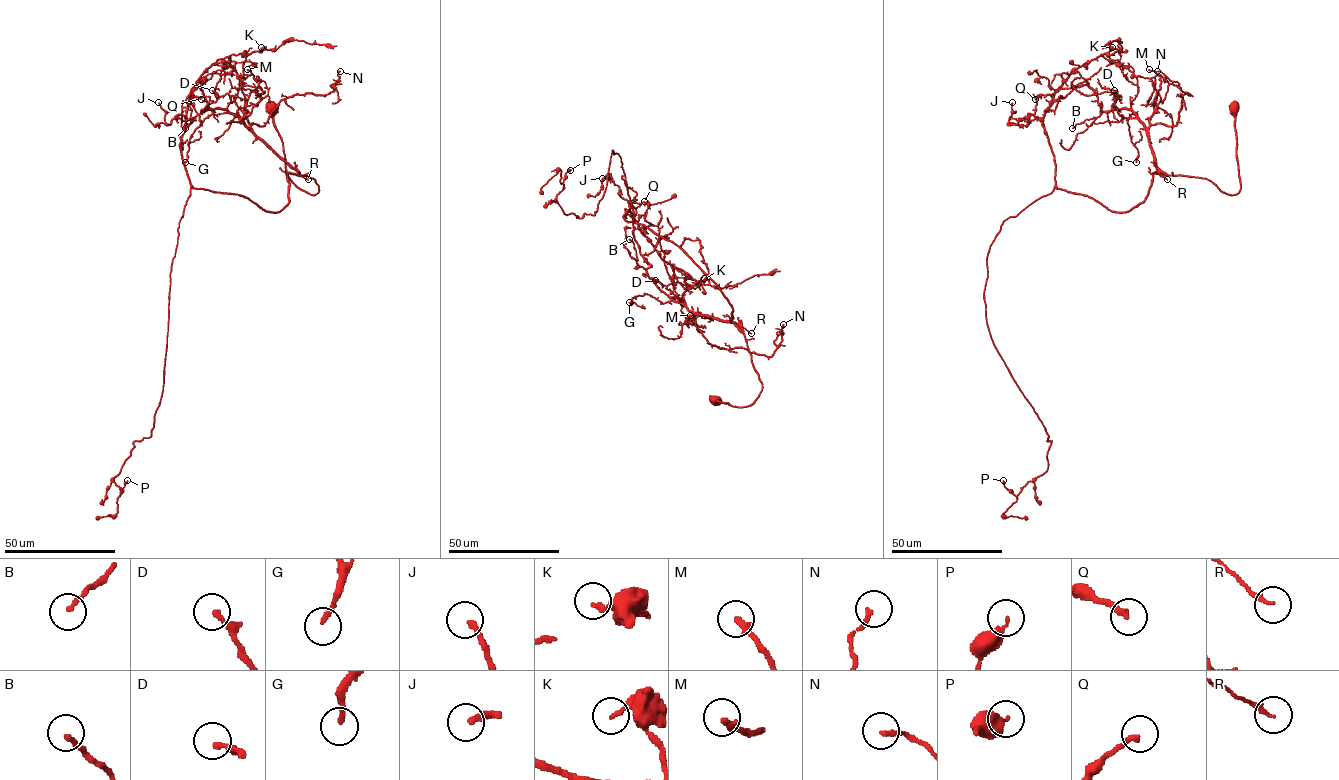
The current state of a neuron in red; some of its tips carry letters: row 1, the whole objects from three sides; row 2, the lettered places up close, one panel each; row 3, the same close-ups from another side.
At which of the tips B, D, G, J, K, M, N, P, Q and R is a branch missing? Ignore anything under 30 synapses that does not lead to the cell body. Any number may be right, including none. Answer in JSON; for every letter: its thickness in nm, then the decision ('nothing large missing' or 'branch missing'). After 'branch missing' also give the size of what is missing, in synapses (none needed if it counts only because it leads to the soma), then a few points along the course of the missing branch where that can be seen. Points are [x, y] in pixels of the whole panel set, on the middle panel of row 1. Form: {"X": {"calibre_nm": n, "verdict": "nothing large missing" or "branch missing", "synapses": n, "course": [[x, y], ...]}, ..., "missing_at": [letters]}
{"B": {"calibre_nm": 180, "verdict": "nothing large missing"}, "D": {"calibre_nm": 240, "verdict": "nothing large missing"}, "G": {"calibre_nm": 170, "verdict": "nothing large missing"}, "J": {"calibre_nm": 240, "verdict": "branch missing", "synapses": 110, "course": [[602, 178], [584, 188], [564, 214], [550, 255], [540, 270], [524, 282], [499, 288], [480, 282]]}, "K": {"calibre_nm": 170, "verdict": "nothing large missing"}, "M": {"calibre_nm": 240, "verdict": "branch missing", "synapses": 30, "course": [[690, 315], [692, 312], [701, 312], [699, 303]]}, "N": {"calibre_nm": 190, "verdict": "nothing large missing"}, "P": {"calibre_nm": 280, "verdict": "nothing large missing"}, "Q": {"calibre_nm": 220, "verdict": "nothing large missing"}, "R": {"calibre_nm": 150, "verdict": "nothing large missing"}, "missing_at": ["J", "M"]}

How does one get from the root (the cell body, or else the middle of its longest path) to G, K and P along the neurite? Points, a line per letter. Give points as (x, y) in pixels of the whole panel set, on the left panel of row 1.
G: (273, 109), (286, 176), (315, 194), (313, 178), (228, 113), (204, 119), (190, 136), (185, 162)
K: (273, 109), (286, 176), (315, 194), (313, 178), (227, 109), (239, 78), (226, 62), (261, 47)
P: (273, 109), (287, 177), (319, 191), (288, 173), (267, 212), (190, 188), (163, 392), (127, 480)

